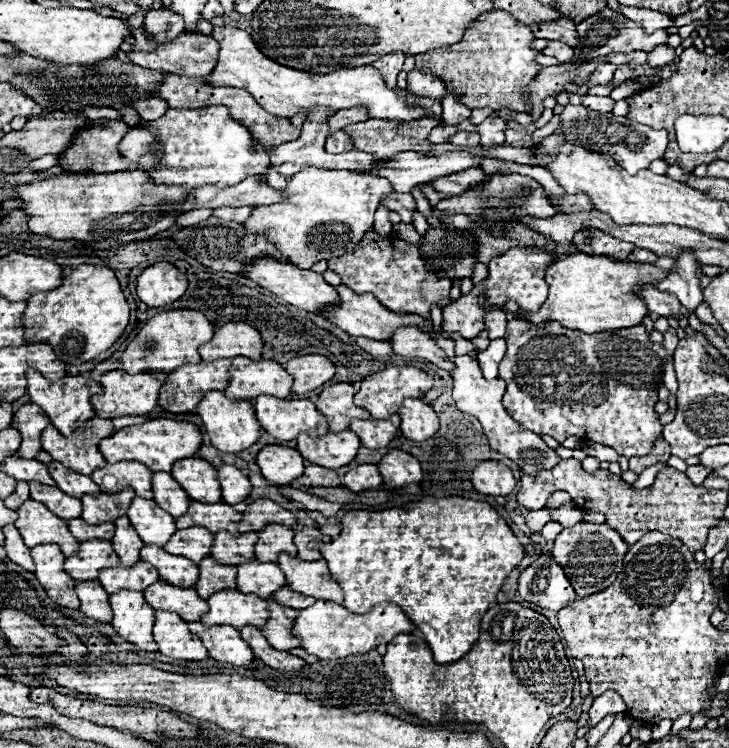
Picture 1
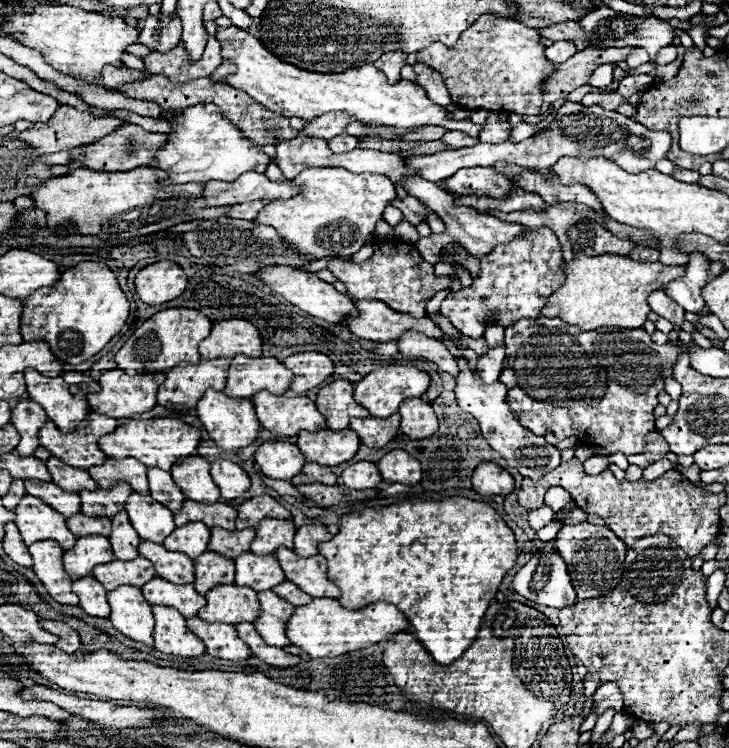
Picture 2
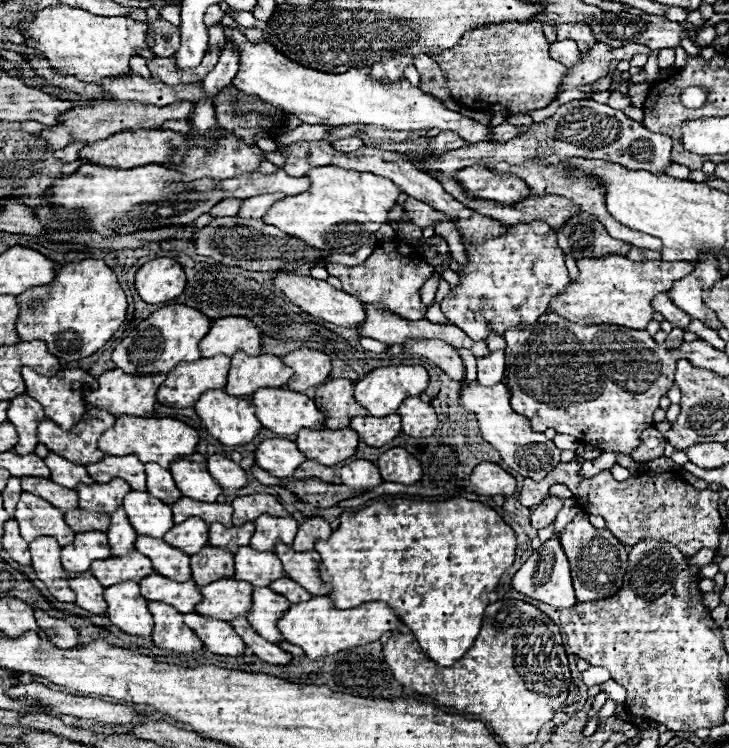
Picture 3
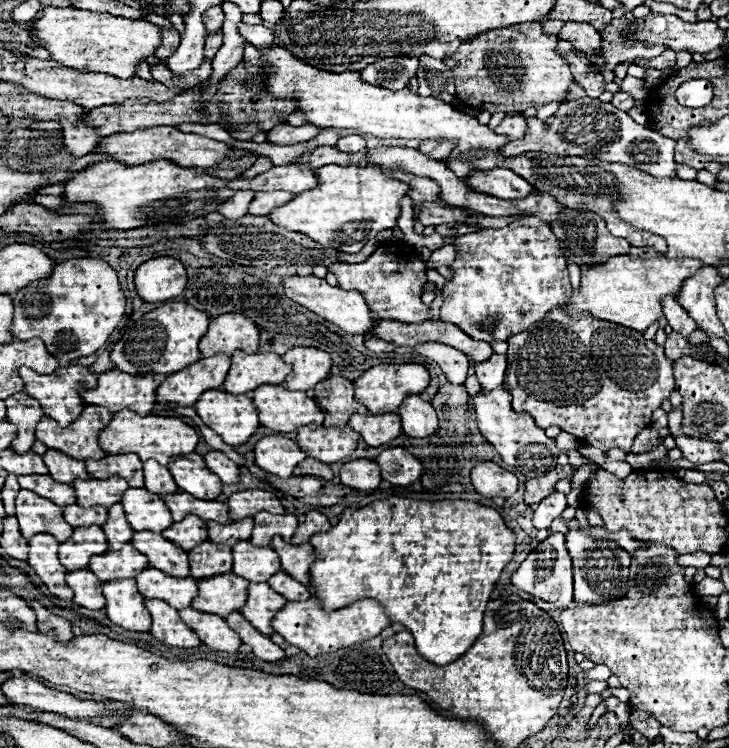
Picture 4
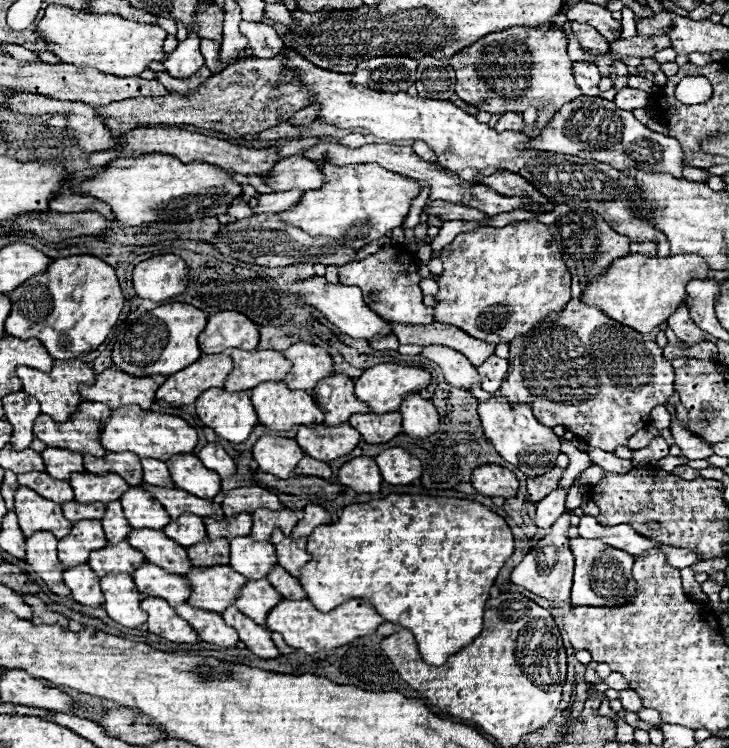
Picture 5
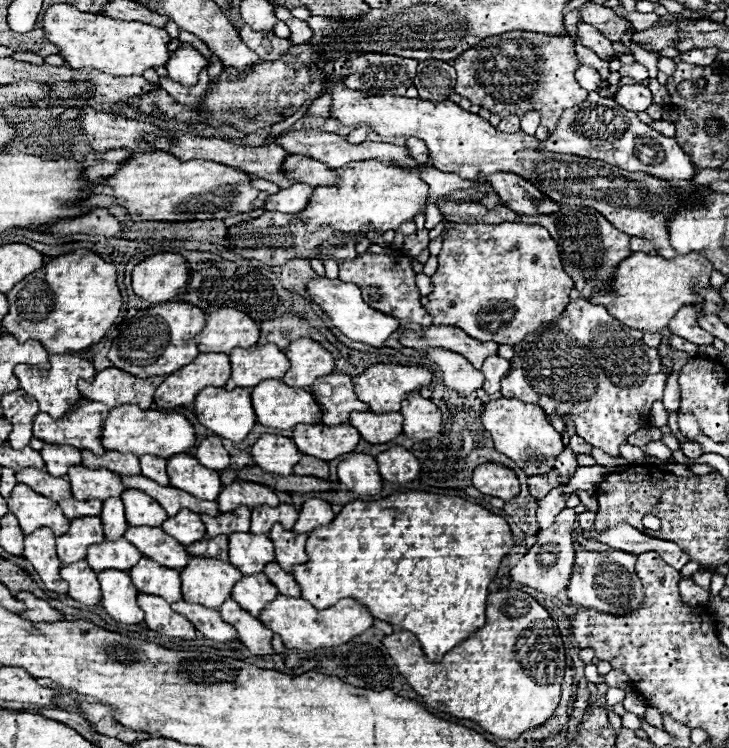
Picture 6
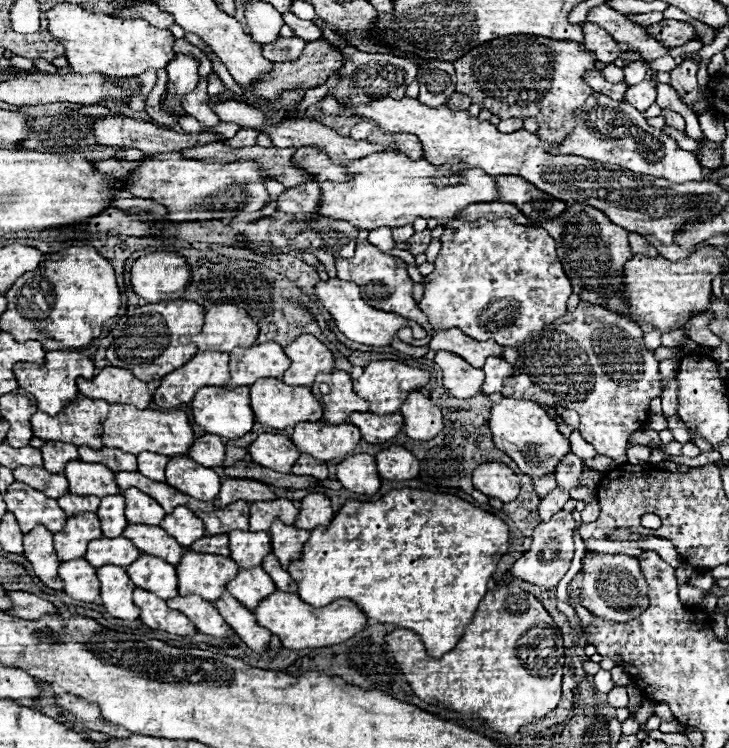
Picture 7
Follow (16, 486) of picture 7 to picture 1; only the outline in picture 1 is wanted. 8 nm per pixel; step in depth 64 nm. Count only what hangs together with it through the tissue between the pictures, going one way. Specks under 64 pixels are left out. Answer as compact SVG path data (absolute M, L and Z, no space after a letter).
M26 500L24 506L20 506L20 510L16 512L16 528L20 530L28 548L40 544L58 544L66 556L76 554L76 550L80 548L80 542L72 538L66 522L62 518L56 518L44 504Z

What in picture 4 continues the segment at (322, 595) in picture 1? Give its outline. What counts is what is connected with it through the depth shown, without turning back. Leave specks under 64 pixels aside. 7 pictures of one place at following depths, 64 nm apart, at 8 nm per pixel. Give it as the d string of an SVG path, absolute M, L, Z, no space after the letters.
M274 538L272 540L272 548L278 552L280 560L282 560L282 570L292 576L294 580L298 580L304 586L312 586L310 582L310 566L314 562L314 550L310 544L302 544L302 546L294 546L284 542L282 538Z

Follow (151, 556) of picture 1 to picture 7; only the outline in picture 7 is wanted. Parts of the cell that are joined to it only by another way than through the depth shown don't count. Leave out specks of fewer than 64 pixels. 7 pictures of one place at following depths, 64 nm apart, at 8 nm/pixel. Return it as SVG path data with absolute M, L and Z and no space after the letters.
M128 524L124 536L134 542L134 546L142 554L152 554L172 566L180 564L184 546L180 546L172 536L164 534L160 526L144 526L144 524Z

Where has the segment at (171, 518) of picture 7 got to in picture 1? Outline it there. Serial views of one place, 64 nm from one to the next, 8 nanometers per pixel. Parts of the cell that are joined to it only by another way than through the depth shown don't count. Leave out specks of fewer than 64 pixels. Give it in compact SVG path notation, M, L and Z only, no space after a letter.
M192 526L192 528L176 530L176 534L168 540L164 550L168 550L168 554L180 554L180 556L200 564L200 558L210 556L212 542L214 542L212 532L208 532L202 526Z

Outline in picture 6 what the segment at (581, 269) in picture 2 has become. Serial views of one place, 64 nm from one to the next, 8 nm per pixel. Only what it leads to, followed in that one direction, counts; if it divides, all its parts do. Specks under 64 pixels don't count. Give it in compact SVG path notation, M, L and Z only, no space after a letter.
M634 252L632 256L624 258L624 262L620 262L620 270L616 270L616 282L612 282L608 290L592 294L590 302L606 306L608 312L626 326L642 332L660 332L682 306L698 304L700 296L694 294L692 286L708 286L712 272L712 264L702 254L682 254L666 260L662 256Z

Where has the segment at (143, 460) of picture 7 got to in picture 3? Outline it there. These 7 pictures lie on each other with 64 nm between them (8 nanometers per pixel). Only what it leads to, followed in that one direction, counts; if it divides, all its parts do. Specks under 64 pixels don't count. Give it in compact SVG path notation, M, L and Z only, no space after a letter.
M146 464L146 476L148 476L148 492L156 498L160 498L164 504L172 506L180 496L180 490L176 490L176 484L172 482L172 474L168 470L152 464Z

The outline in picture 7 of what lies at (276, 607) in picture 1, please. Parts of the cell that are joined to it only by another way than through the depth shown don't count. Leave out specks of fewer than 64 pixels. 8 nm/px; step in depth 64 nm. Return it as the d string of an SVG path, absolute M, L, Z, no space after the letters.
M262 568L238 570L238 576L228 584L228 592L248 610L254 610L262 598L276 590L272 578Z

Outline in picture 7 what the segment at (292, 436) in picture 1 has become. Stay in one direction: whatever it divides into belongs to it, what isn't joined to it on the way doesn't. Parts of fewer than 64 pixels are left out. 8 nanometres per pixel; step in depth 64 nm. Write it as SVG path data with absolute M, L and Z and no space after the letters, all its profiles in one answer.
M260 378L256 384L250 386L250 406L256 414L256 422L286 430L296 426L298 422L318 422L322 418L322 404L316 396L304 386L288 386L278 378Z

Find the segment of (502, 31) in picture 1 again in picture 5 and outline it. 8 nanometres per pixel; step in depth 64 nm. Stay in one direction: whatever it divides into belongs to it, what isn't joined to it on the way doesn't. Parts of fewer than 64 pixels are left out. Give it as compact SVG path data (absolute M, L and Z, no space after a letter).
M514 26L514 30L504 30L504 32L496 32L496 34L488 34L488 36L484 36L484 38L480 38L480 40L476 40L472 46L466 46L464 50L460 50L460 52L456 52L454 56L450 59L443 59L444 62L448 62L454 70L456 70L456 76L458 76L458 82L456 82L456 94L464 100L464 102L468 102L468 104L472 104L472 106L476 106L476 108L482 108L482 110L488 110L490 114L504 114L504 112L524 112L528 106L534 106L534 108L542 108L542 106L546 106L546 104L554 104L556 106L556 110L560 108L560 106L564 106L564 104L568 104L568 102L572 102L572 100L576 100L578 96L582 96L582 92L580 92L580 88L576 86L576 82L574 82L574 76L572 76L572 60L568 58L568 54L566 54L566 44L568 44L568 38L566 38L566 34L564 34L564 30L560 30L560 28L542 28L542 26Z

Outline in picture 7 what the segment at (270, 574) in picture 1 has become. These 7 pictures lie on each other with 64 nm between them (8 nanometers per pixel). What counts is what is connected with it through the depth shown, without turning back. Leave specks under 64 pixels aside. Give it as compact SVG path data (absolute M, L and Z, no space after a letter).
M232 530L230 538L230 558L244 570L252 566L262 566L262 560L272 552L270 536L266 532L246 532Z

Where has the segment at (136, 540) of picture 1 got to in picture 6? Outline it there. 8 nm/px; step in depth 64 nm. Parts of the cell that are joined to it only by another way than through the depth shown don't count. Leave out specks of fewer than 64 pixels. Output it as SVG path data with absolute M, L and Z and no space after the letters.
M108 498L102 508L102 524L106 540L118 540L124 536L124 530L128 528L128 522L124 518L124 504L120 498Z

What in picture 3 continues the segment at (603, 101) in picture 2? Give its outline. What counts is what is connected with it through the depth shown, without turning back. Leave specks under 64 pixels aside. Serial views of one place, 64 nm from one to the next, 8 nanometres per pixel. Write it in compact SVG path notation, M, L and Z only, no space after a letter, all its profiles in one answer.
M612 92L608 102L606 102L610 108L616 108L616 110L624 110L626 106L630 106L630 98L626 94L620 94L620 92Z

